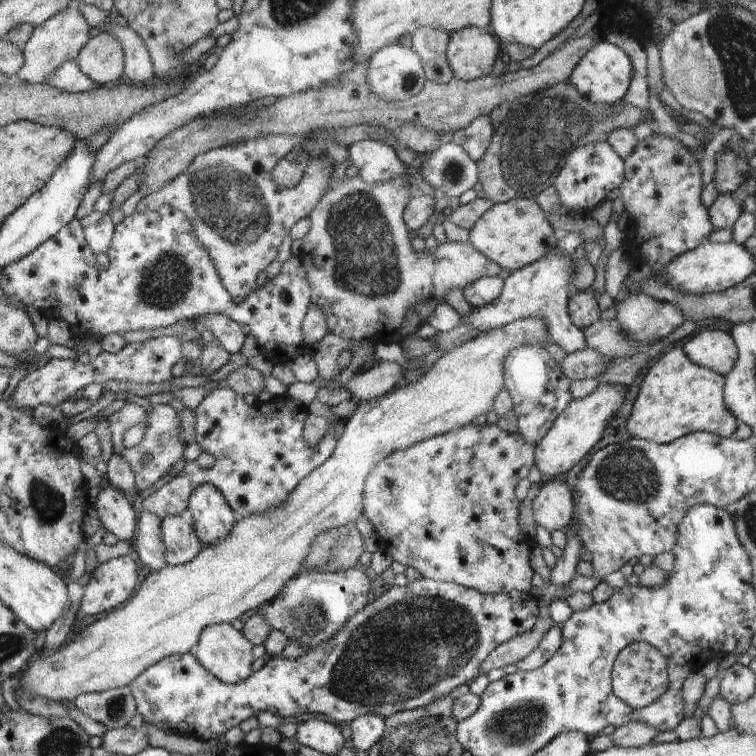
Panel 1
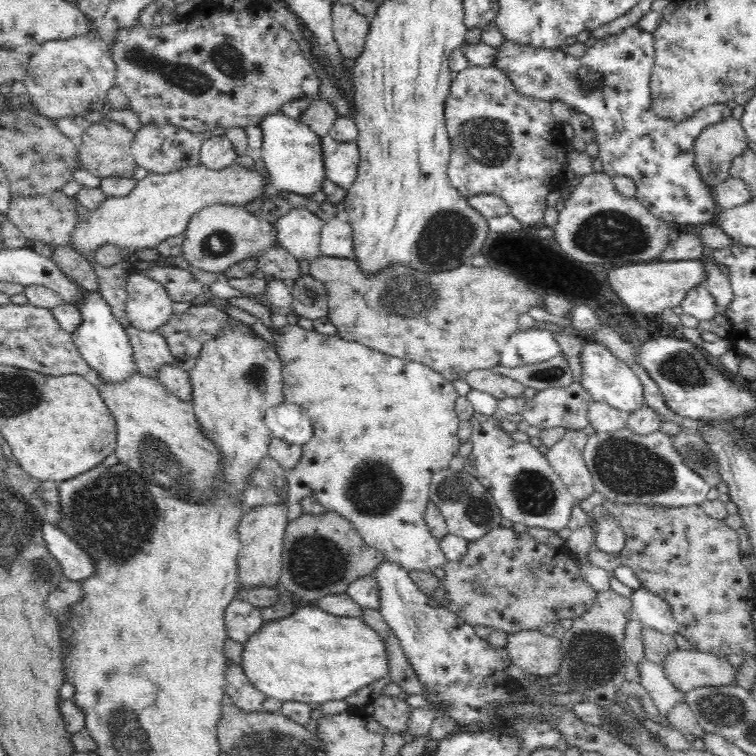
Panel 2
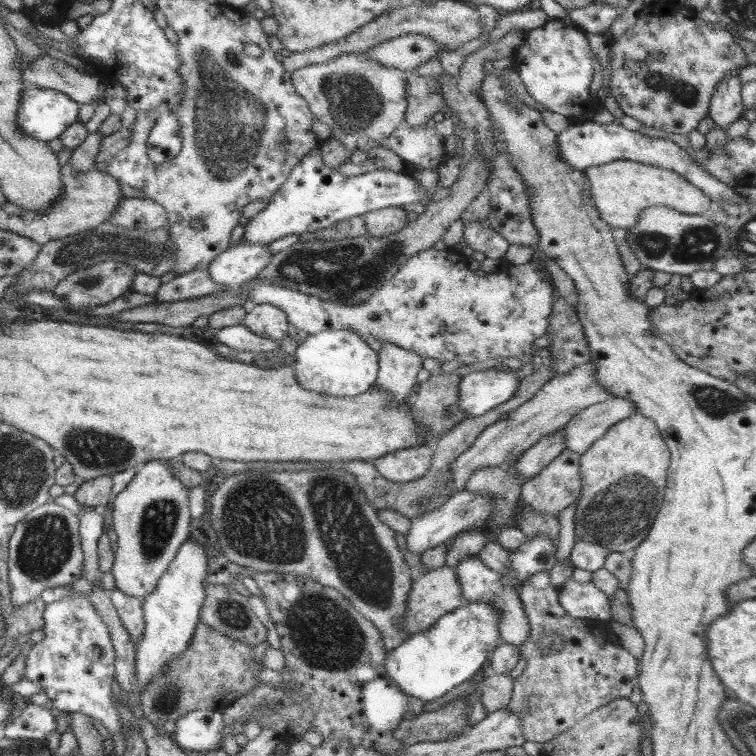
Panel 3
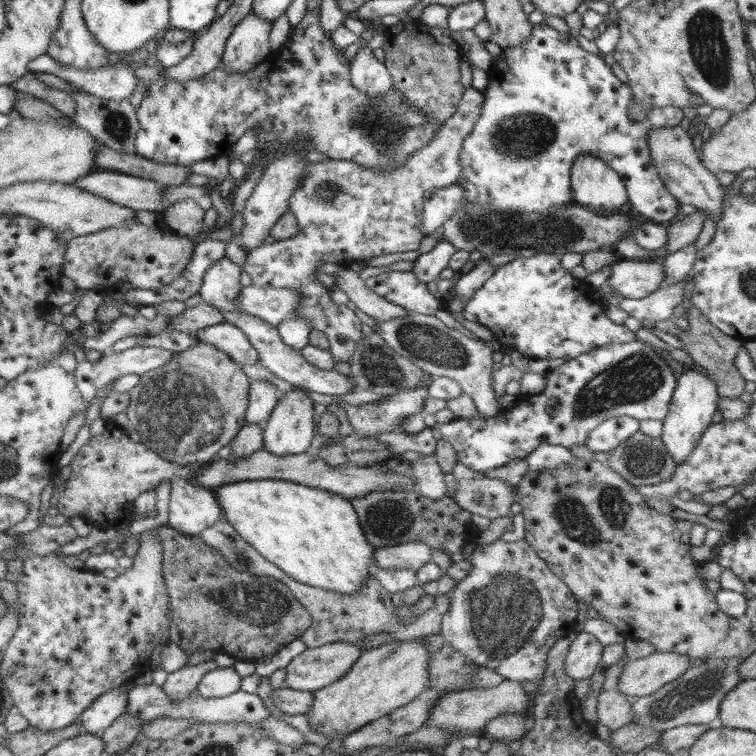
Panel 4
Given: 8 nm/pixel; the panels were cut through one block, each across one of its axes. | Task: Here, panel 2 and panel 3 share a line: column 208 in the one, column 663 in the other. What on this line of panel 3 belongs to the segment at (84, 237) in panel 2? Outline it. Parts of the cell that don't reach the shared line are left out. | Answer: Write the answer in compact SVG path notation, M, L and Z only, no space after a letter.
M607 162L603 166L591 166L583 170L583 174L589 184L591 204L595 204L599 218L615 230L633 228L641 212L651 206L665 206L679 214L703 216L711 204L707 194L693 186L689 180L685 180L685 176L641 162Z

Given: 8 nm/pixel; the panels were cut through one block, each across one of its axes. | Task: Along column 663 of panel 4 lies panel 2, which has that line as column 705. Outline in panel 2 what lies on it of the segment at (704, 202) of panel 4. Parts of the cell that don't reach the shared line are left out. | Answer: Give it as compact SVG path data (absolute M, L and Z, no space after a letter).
M732 118L708 126L694 140L694 166L710 190L730 178L732 160L748 150L746 144L748 138L742 122Z

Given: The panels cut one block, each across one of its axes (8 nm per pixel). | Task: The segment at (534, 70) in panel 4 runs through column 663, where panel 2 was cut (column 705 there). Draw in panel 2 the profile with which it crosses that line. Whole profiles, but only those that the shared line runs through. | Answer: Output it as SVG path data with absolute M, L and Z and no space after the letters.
M638 26L626 28L620 34L606 36L596 42L594 48L588 48L584 58L574 58L564 54L560 48L536 48L518 44L512 40L504 40L496 48L494 68L498 68L506 78L510 78L514 90L526 98L536 98L542 102L564 102L572 112L582 112L594 120L596 142L600 144L600 160L604 164L606 176L630 176L638 186L638 204L646 206L654 218L666 224L680 226L704 226L714 222L718 216L718 206L714 202L714 192L702 182L696 166L694 166L694 140L712 124L724 122L732 118L732 110L726 104L714 104L700 108L690 118L682 118L682 122L672 118L662 118L656 114L650 80L654 72L656 48L654 36L650 32L640 30Z

